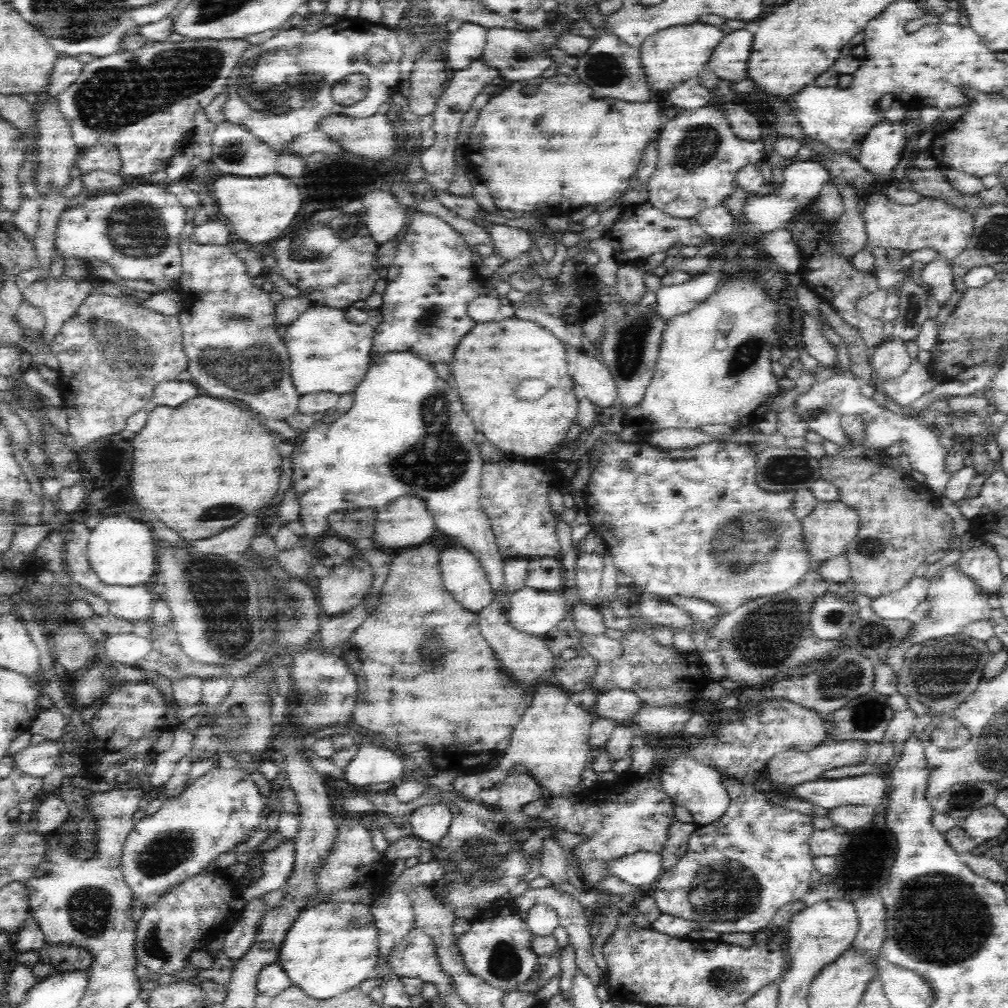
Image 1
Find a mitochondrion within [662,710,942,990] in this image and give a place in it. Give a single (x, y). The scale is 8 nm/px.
(710, 907)

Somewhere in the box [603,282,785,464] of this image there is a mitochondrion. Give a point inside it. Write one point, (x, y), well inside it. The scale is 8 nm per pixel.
(629, 348)

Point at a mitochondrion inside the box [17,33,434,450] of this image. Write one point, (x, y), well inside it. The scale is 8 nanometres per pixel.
(112, 98)

